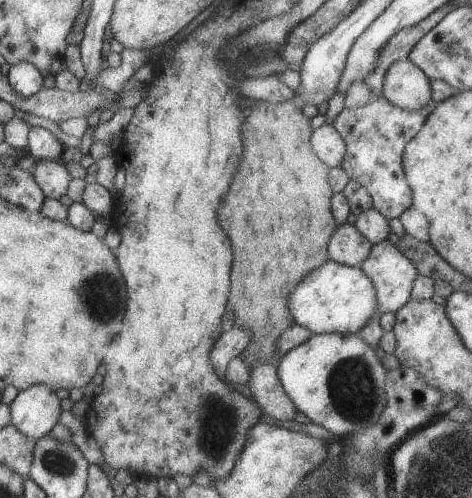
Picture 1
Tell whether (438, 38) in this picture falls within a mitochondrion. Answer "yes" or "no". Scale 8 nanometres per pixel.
no

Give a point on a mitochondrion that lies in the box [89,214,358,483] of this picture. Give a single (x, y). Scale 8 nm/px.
(218, 416)

